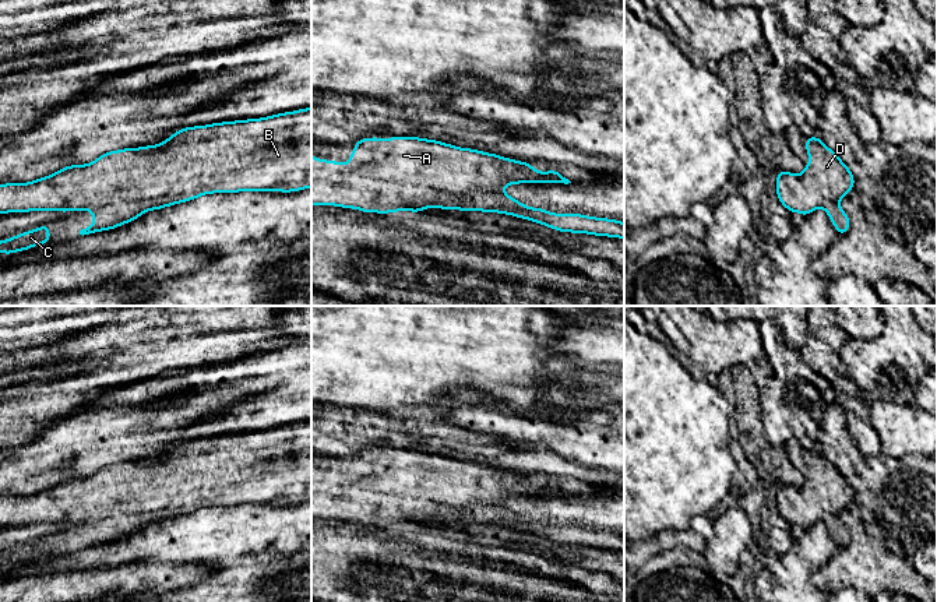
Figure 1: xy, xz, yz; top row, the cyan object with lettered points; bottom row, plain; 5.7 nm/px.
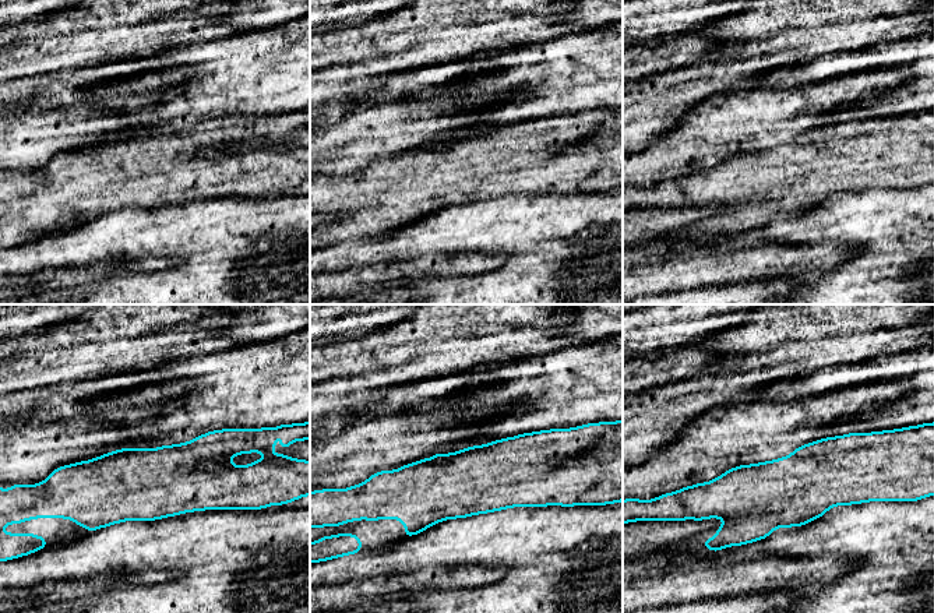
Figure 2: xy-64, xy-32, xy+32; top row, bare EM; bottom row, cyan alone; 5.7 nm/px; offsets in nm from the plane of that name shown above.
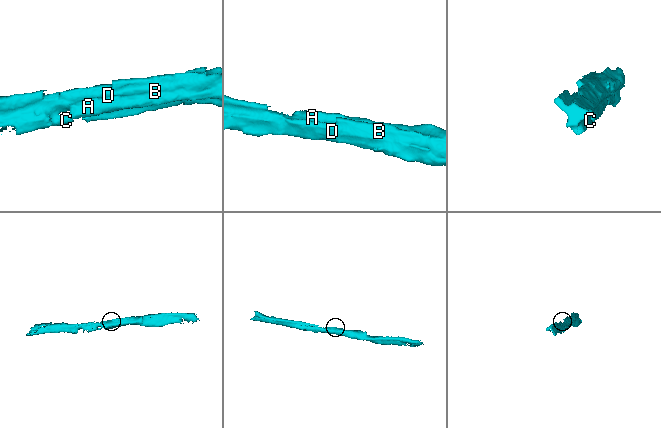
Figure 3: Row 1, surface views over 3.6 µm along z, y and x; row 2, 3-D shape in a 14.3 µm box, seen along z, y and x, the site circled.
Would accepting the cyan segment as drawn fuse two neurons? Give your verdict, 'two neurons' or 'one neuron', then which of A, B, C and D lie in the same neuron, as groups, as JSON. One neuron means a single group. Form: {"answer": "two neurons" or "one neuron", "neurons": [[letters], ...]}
{"answer": "one neuron", "neurons": [["A", "B", "C", "D"]]}

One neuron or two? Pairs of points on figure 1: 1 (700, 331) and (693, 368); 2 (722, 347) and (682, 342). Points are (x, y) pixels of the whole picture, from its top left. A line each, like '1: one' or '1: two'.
1: one
2: one

